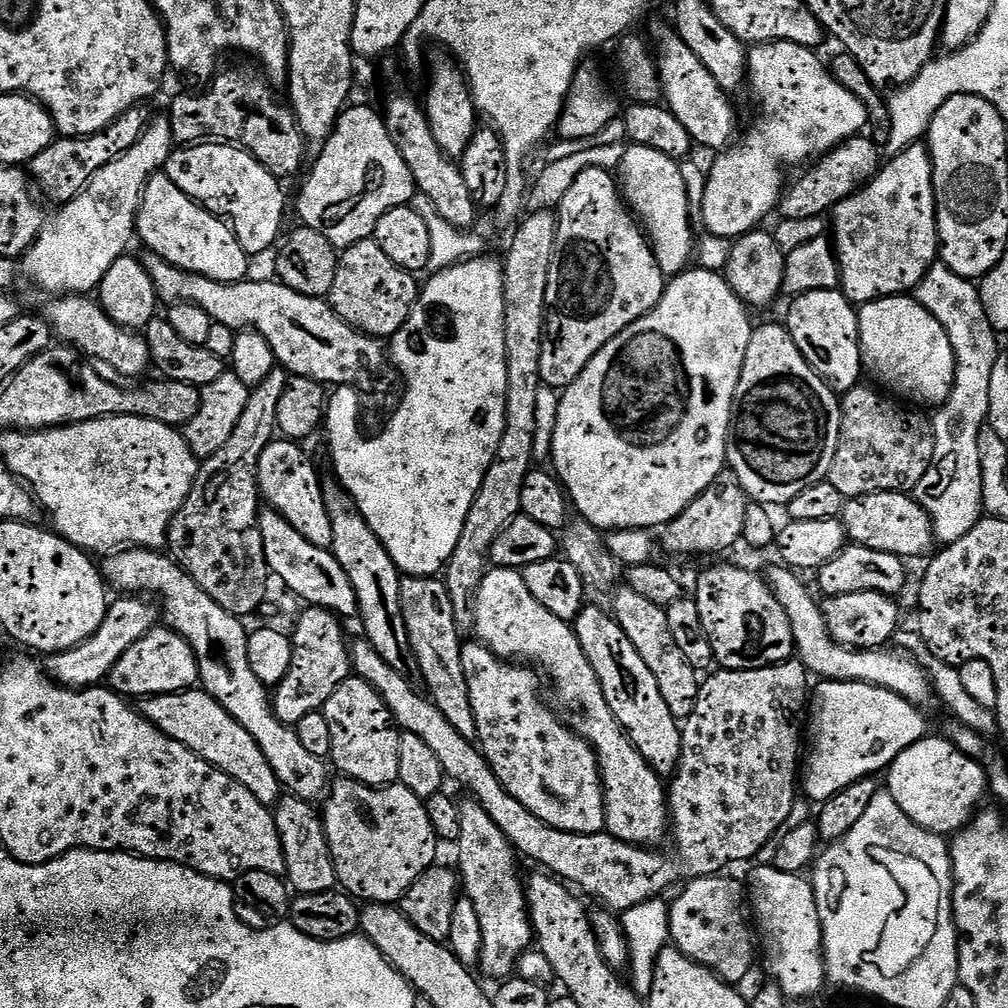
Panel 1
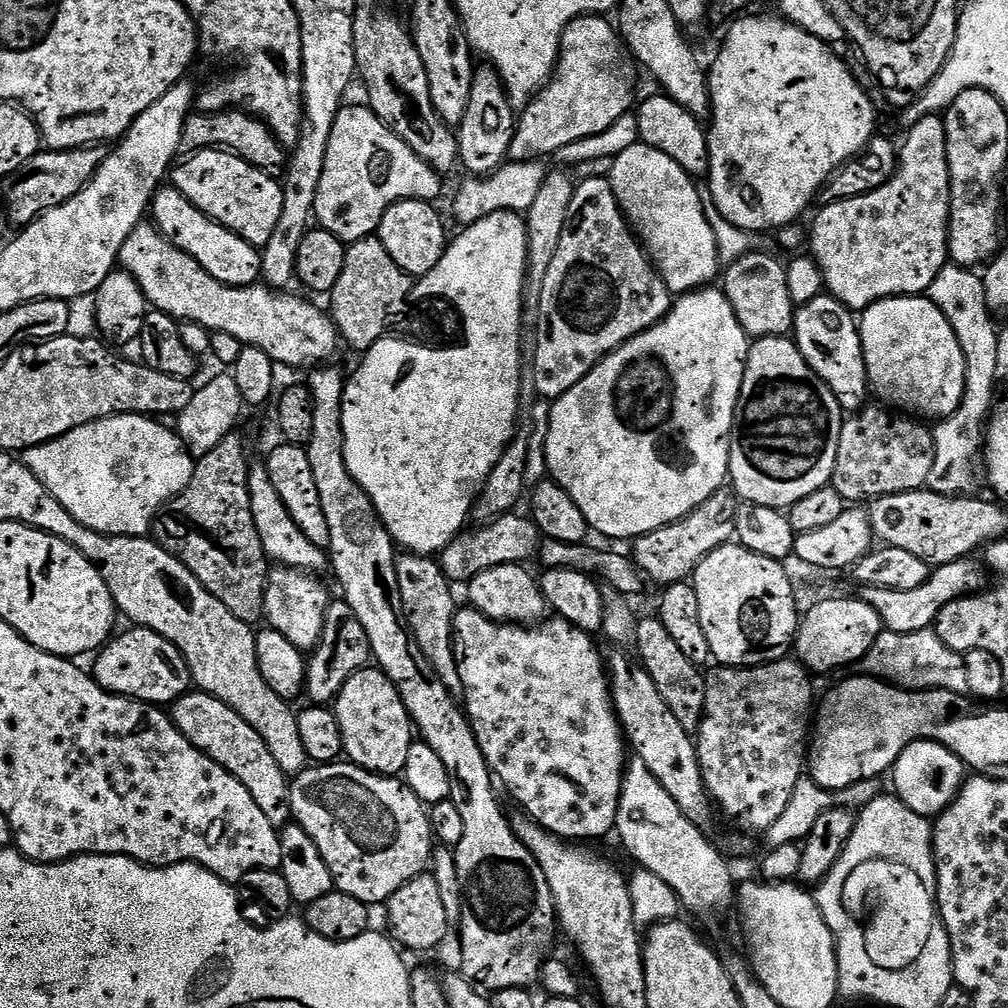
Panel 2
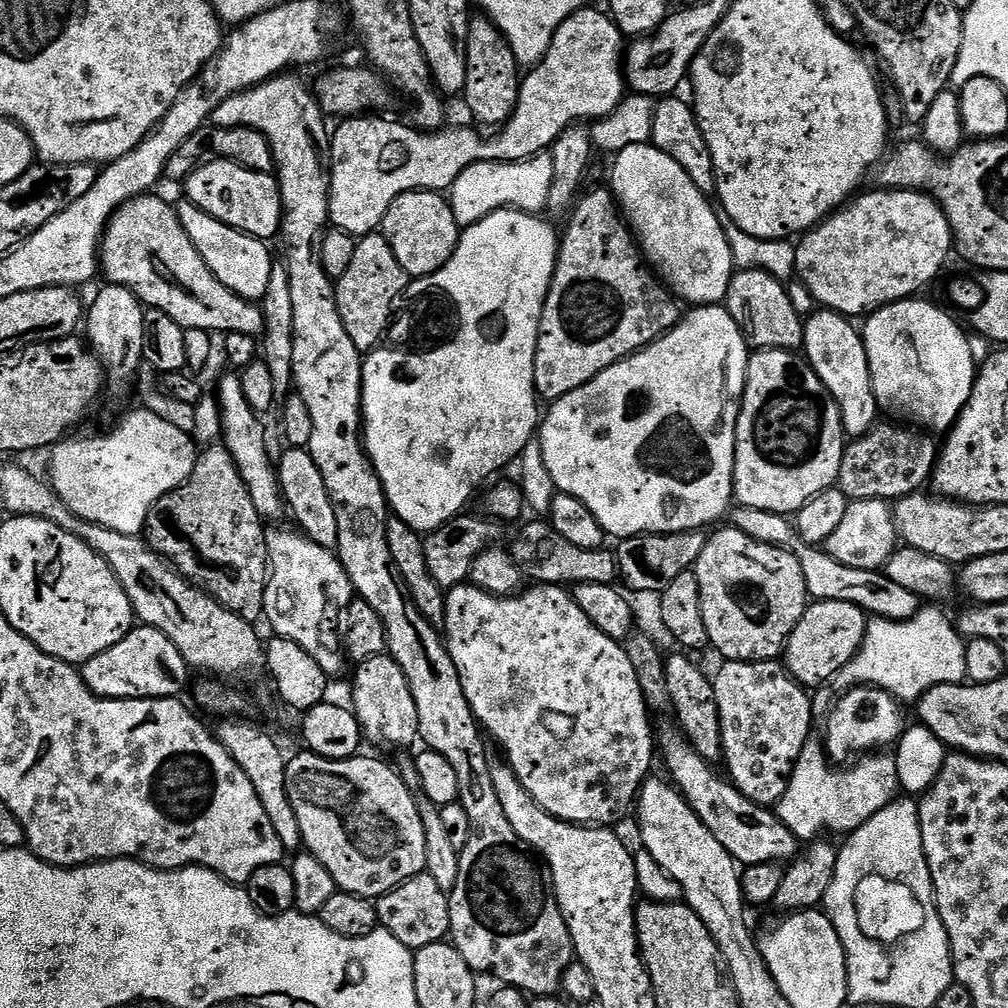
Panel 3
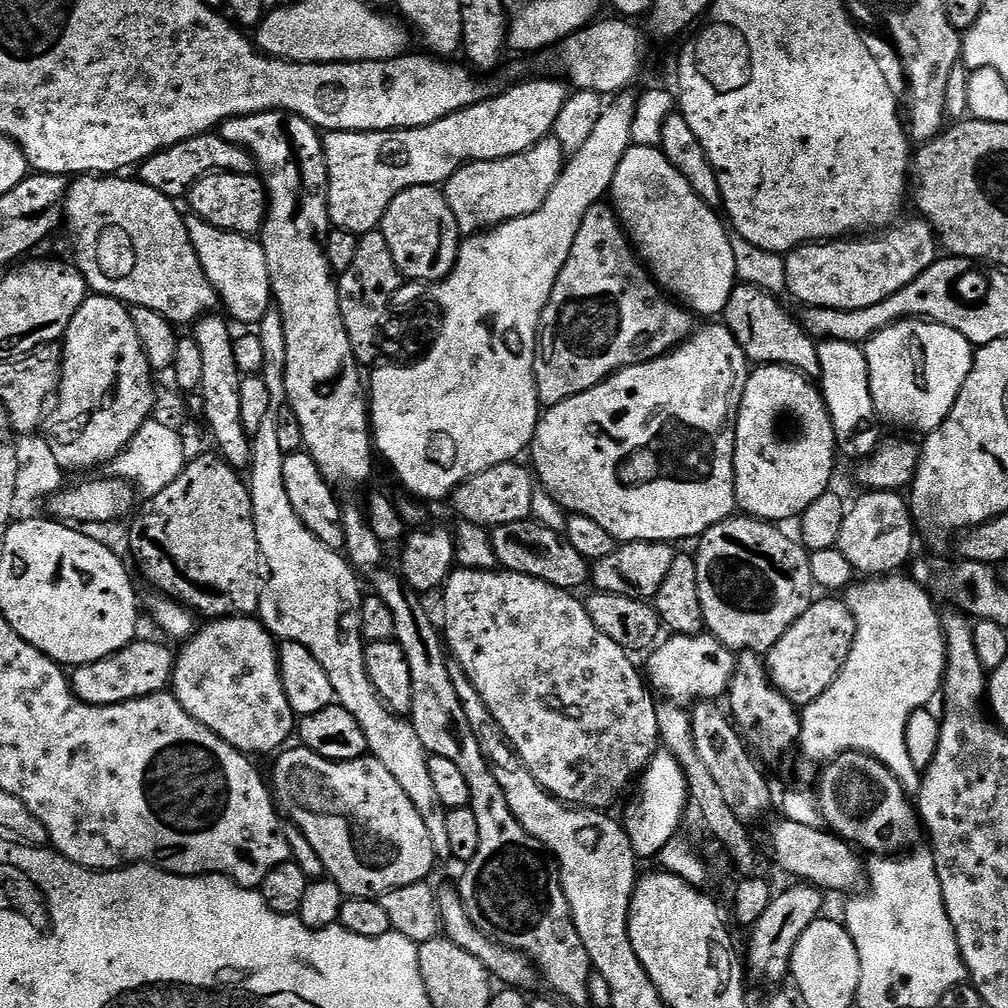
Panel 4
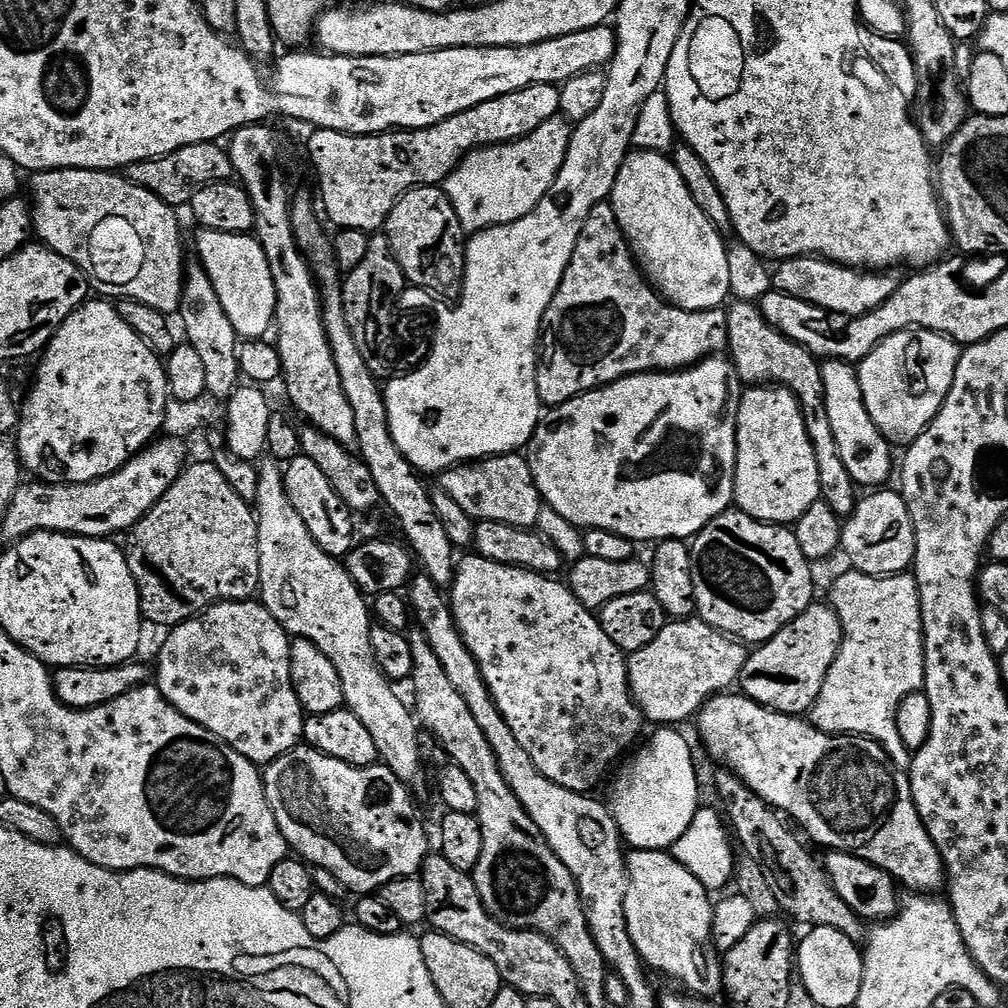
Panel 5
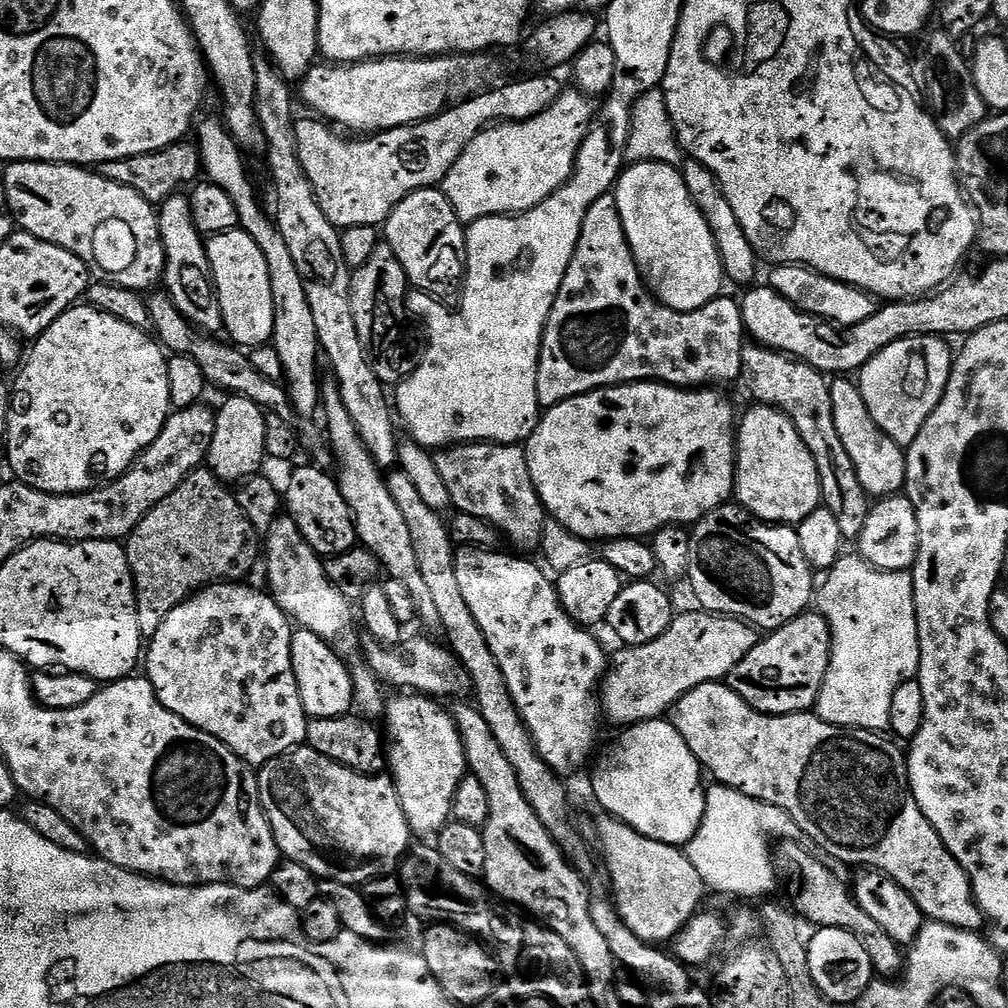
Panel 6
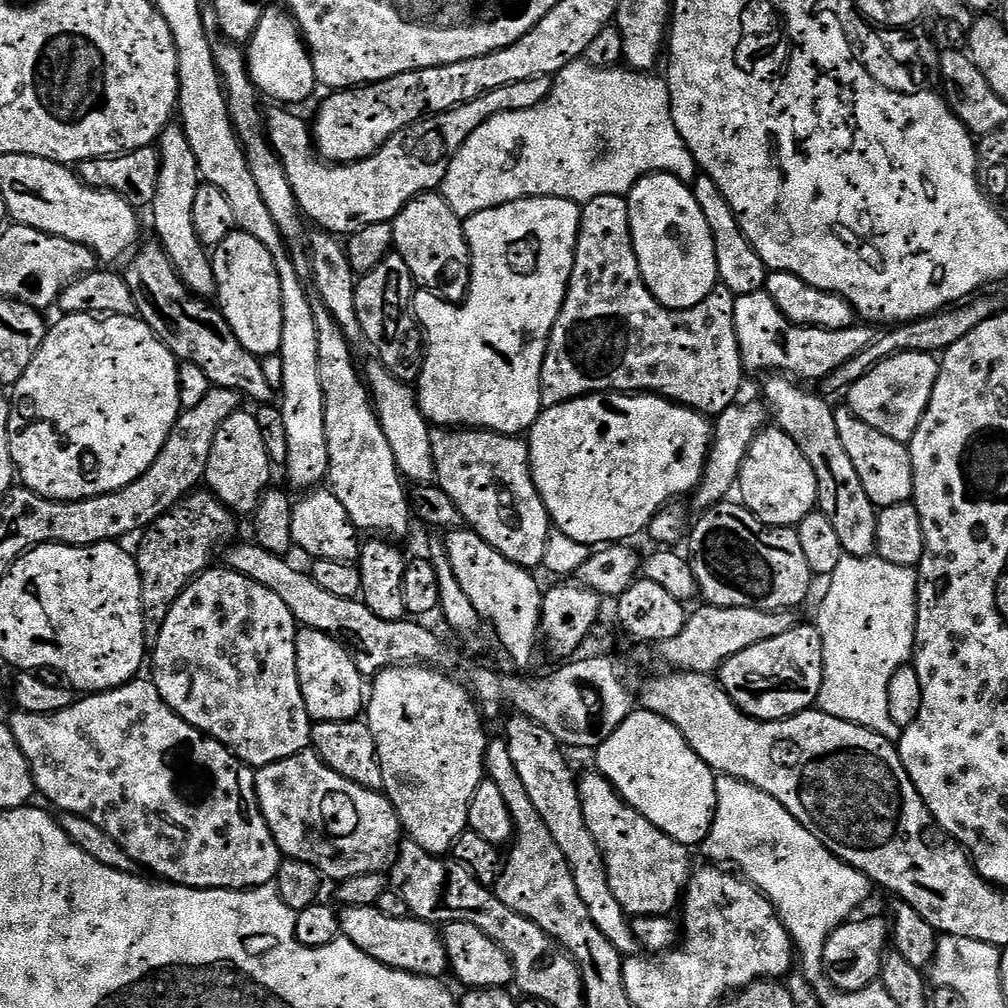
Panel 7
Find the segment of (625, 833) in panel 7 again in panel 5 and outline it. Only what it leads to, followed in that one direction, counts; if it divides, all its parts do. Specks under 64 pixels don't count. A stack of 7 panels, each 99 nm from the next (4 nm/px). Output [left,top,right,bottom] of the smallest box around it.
[626,850,724,998]

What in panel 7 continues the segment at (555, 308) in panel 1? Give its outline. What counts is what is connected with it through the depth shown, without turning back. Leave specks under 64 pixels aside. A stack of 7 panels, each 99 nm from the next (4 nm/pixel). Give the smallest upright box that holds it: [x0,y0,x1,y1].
[540,196,746,418]

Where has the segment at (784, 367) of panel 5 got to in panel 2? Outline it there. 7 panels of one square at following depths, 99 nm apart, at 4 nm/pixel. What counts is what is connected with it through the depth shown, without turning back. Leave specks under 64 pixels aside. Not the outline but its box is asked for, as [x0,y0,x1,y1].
[722,250,796,340]

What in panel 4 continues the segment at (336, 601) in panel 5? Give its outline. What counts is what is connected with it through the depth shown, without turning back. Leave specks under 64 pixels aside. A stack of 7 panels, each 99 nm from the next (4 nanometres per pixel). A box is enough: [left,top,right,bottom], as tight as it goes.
[246,310,452,858]

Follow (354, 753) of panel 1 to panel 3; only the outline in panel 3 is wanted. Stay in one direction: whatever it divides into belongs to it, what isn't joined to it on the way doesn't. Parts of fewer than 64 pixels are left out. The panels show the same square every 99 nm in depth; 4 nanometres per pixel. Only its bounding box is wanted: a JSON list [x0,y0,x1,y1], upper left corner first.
[350,654,420,748]

